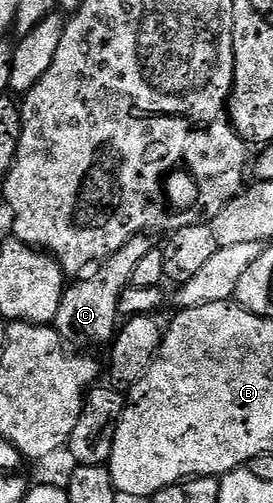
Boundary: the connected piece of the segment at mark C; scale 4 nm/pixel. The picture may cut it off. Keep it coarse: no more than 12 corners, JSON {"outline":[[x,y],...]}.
{"outline":[[140,233],[68,286],[52,328],[66,346],[117,336],[119,297],[155,241]]}

